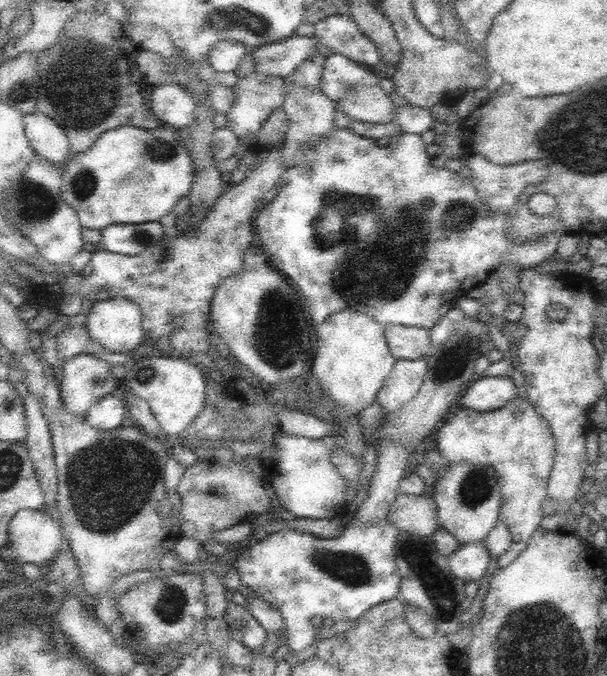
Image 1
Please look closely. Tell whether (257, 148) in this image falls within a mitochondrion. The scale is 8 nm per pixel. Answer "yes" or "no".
no

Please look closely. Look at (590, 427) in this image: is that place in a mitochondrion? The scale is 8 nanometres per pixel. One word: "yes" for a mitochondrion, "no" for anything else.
no

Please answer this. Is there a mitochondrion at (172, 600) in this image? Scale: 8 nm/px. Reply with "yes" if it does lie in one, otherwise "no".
yes

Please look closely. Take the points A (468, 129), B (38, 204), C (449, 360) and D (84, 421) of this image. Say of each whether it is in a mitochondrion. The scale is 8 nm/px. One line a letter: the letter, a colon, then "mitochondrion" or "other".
A: other
B: mitochondrion
C: mitochondrion
D: other

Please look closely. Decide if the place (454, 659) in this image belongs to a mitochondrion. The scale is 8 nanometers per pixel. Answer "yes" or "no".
no

